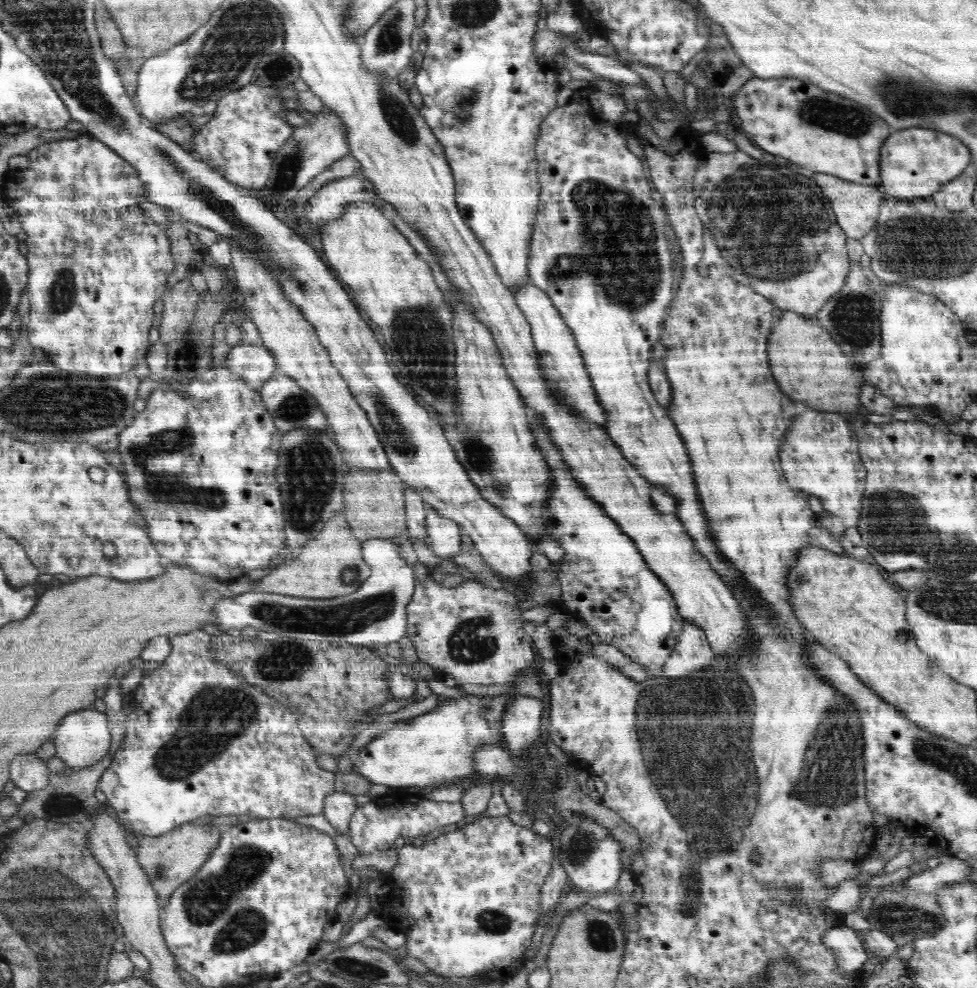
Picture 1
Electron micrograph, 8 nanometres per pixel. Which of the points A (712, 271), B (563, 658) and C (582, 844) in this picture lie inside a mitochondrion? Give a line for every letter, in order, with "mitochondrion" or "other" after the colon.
A: mitochondrion
B: other
C: mitochondrion

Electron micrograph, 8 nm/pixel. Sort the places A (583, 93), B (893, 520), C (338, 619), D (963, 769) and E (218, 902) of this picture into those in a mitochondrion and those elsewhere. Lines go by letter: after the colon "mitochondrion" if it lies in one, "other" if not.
A: other
B: mitochondrion
C: mitochondrion
D: mitochondrion
E: mitochondrion

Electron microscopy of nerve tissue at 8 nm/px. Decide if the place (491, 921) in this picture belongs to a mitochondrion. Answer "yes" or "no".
yes

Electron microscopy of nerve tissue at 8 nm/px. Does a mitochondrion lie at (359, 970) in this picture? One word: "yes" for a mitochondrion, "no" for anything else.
yes

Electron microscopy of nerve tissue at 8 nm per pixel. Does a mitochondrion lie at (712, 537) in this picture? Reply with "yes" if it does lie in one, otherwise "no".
no

